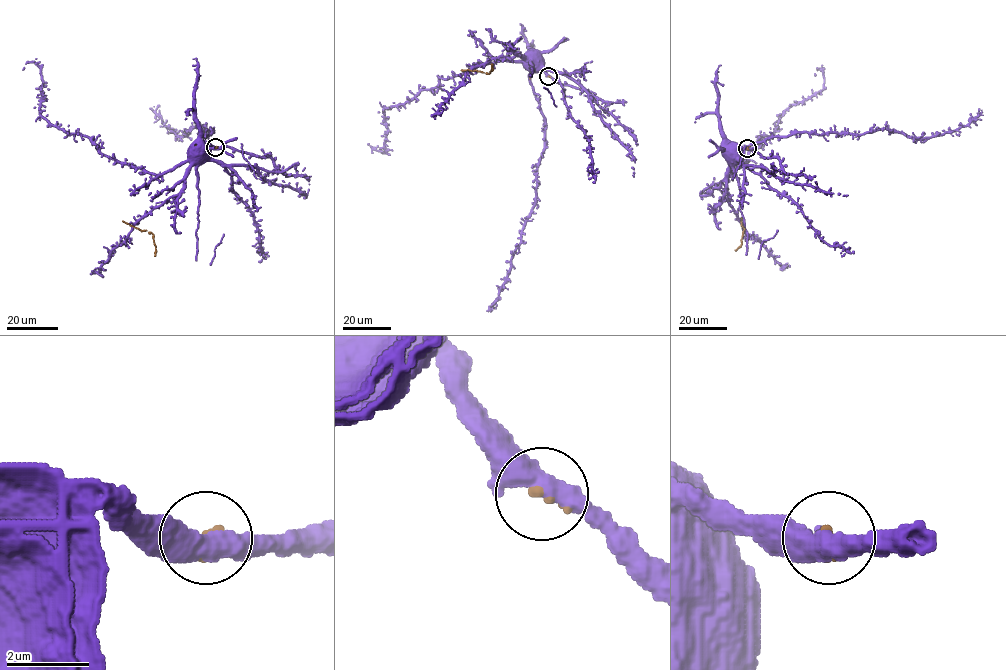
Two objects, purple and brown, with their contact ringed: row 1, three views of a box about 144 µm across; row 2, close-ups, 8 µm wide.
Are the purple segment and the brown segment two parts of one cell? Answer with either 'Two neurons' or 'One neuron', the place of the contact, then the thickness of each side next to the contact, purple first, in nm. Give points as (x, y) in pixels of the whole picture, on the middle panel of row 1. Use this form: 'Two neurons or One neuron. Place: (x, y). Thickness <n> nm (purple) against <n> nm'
One neuron. Place: (548, 76). Thickness 440 nm (purple) against 320 nm

